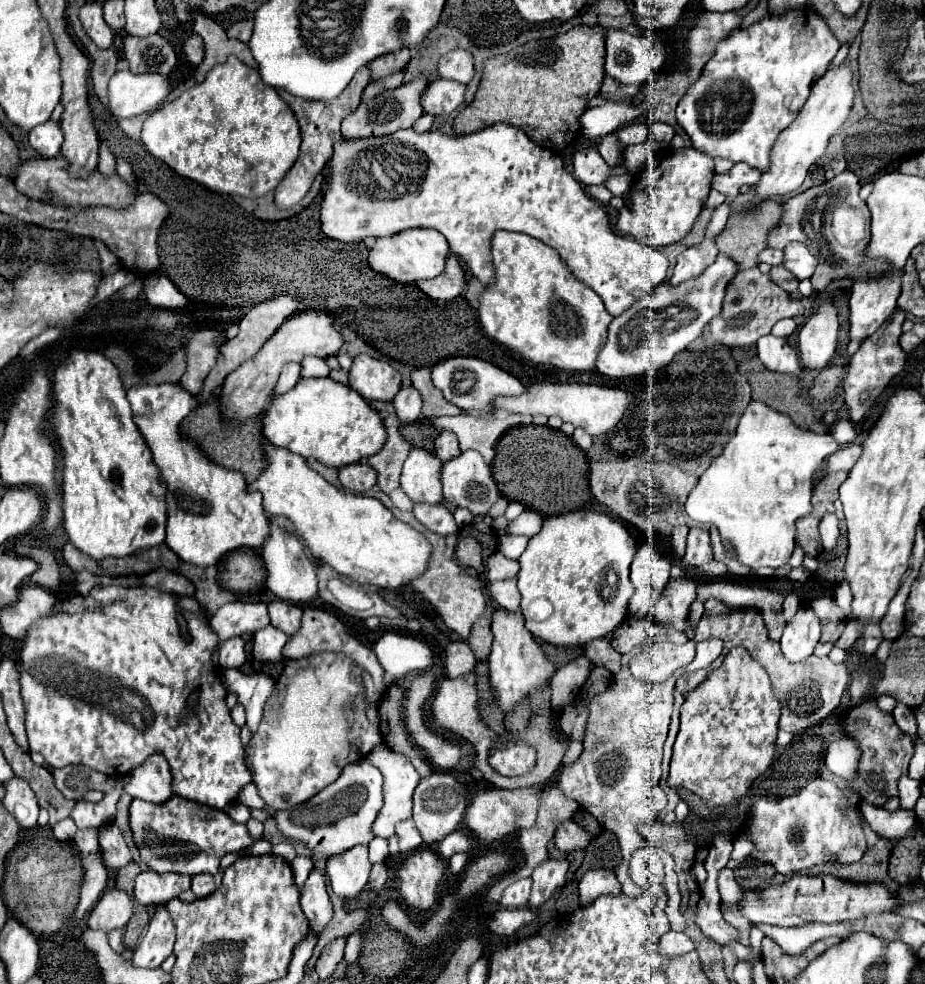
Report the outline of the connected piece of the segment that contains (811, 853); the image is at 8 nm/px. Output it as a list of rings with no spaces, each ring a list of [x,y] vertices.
[[[815,778],[801,792],[785,798],[761,798],[749,808],[751,840],[755,842],[755,858],[775,866],[779,874],[805,872],[821,864],[859,862],[867,850],[861,818],[851,806],[849,796],[831,780]]]

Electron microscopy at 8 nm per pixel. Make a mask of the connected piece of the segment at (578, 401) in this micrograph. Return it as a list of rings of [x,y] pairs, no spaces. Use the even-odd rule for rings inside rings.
[[[531,384],[521,396],[497,398],[497,408],[517,414],[543,414],[559,416],[563,422],[571,422],[577,428],[583,428],[591,436],[601,436],[613,430],[627,408],[633,404],[633,394],[619,388],[599,384]]]

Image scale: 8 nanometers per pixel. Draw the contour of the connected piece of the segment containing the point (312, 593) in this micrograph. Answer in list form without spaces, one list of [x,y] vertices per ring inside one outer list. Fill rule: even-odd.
[[[271,524],[269,526],[269,536],[267,536],[267,546],[263,548],[263,560],[267,566],[267,588],[279,598],[287,600],[293,604],[309,602],[311,598],[317,596],[317,578],[315,578],[315,566],[313,562],[305,556],[301,540],[287,532],[285,528]]]

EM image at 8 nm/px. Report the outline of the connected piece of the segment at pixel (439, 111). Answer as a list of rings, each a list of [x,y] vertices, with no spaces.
[[[435,78],[427,92],[423,94],[423,110],[425,114],[433,116],[447,116],[451,114],[463,100],[465,100],[465,84],[455,80]]]

